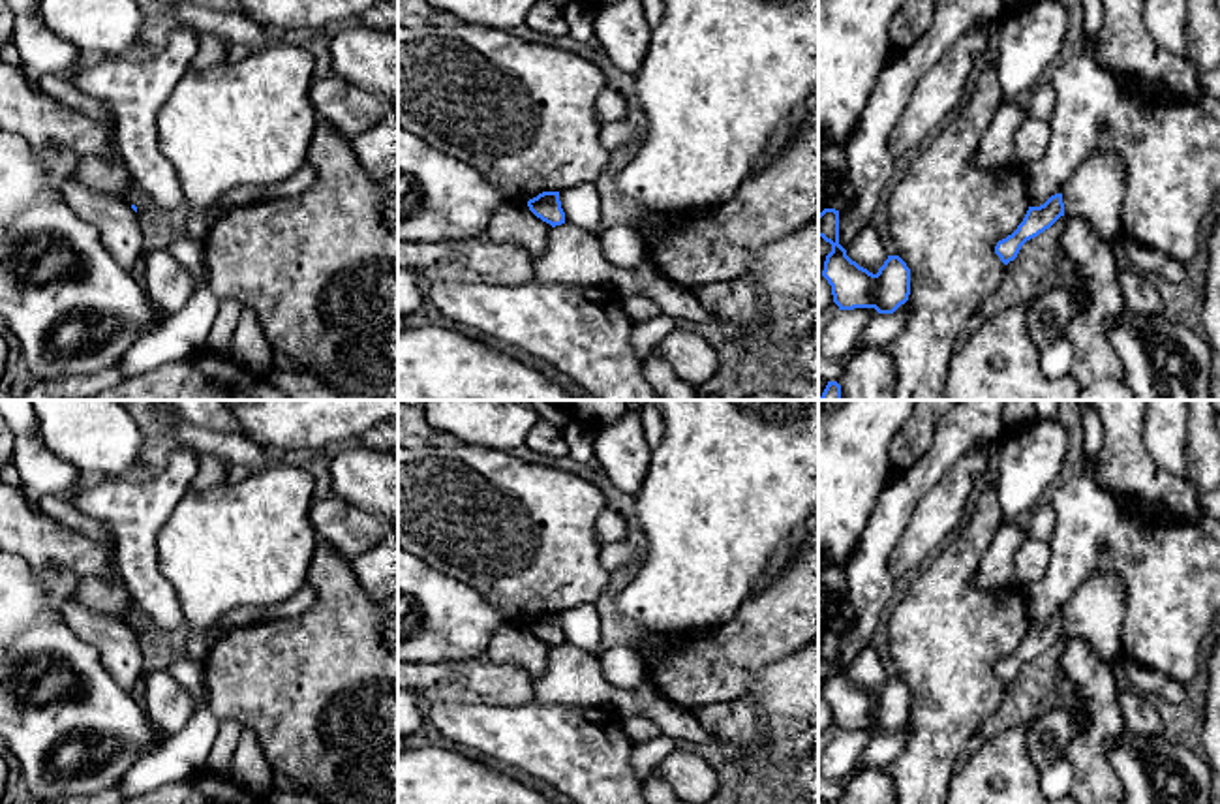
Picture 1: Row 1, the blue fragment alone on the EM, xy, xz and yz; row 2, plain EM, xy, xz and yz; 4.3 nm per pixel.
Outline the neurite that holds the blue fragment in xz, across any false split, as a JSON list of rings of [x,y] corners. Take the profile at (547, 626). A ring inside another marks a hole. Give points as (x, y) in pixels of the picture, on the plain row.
[[[542,612],[527,622],[529,631],[552,648],[565,644],[559,612]]]

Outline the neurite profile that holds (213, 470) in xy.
[[[197,455],[197,473],[190,485],[190,490],[206,490],[227,481],[229,468],[233,464],[216,455]]]

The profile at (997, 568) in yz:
[[[1015,520],[1002,522],[978,564],[974,577],[978,588],[1000,590],[1019,586],[1015,556],[1027,535],[1029,533]]]

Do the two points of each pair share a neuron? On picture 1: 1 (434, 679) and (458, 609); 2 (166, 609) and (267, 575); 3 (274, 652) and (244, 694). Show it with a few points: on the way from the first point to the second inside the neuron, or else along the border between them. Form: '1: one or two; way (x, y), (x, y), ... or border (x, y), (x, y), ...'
1: two; border (485, 660), (417, 662)
2: two; border (156, 566), (171, 585), (184, 622)
3: one; way (274, 662), (254, 684)

